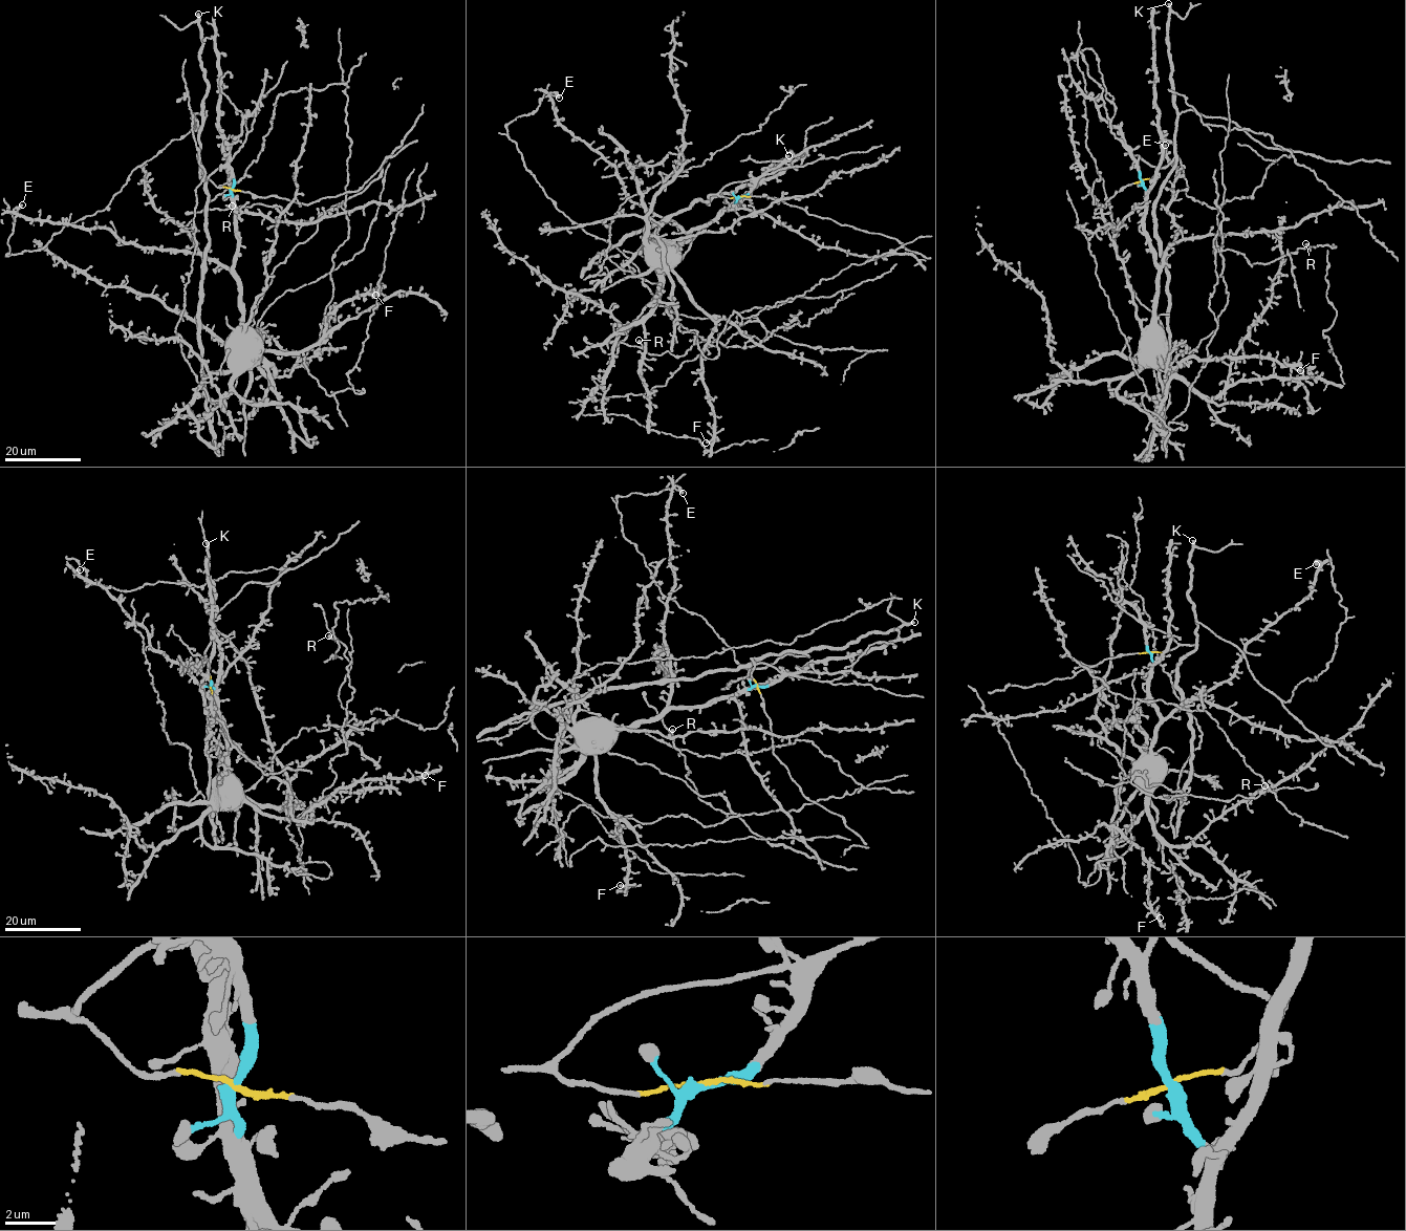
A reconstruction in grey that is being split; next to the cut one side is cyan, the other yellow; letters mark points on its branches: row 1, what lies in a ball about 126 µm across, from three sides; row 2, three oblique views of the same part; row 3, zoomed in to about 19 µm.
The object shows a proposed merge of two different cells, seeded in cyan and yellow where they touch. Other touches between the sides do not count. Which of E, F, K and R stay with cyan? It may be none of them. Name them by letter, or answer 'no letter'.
E, F

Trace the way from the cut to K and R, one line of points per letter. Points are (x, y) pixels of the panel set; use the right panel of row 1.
K: (1141, 180), (1152, 178), (1174, 156), (1177, 108), (1168, 49), (1168, 3)
R: (1141, 180), (1175, 156), (1154, 204), (1169, 302), (1164, 394), (1224, 308), (1217, 250), (1252, 266), (1305, 243)

